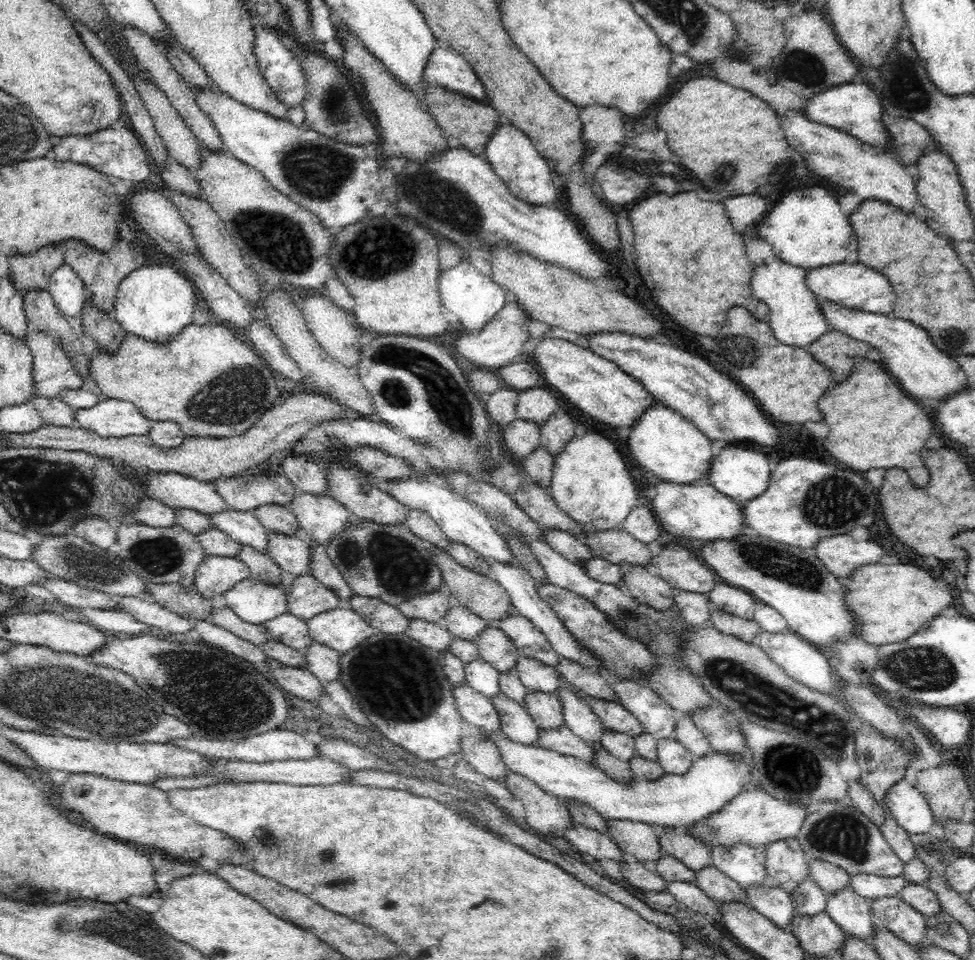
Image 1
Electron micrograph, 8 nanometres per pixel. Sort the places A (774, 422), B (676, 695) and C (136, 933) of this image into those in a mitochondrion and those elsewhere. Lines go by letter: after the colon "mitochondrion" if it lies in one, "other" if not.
A: other
B: other
C: mitochondrion

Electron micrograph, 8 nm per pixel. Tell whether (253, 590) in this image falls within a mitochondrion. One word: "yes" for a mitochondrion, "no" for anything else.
no

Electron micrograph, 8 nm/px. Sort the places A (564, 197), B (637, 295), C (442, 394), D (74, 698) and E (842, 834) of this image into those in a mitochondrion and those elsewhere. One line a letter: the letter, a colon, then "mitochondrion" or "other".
A: other
B: other
C: mitochondrion
D: mitochondrion
E: mitochondrion

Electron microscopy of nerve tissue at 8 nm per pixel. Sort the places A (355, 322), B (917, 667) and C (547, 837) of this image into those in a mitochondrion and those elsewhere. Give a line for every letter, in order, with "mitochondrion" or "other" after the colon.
A: other
B: mitochondrion
C: other

